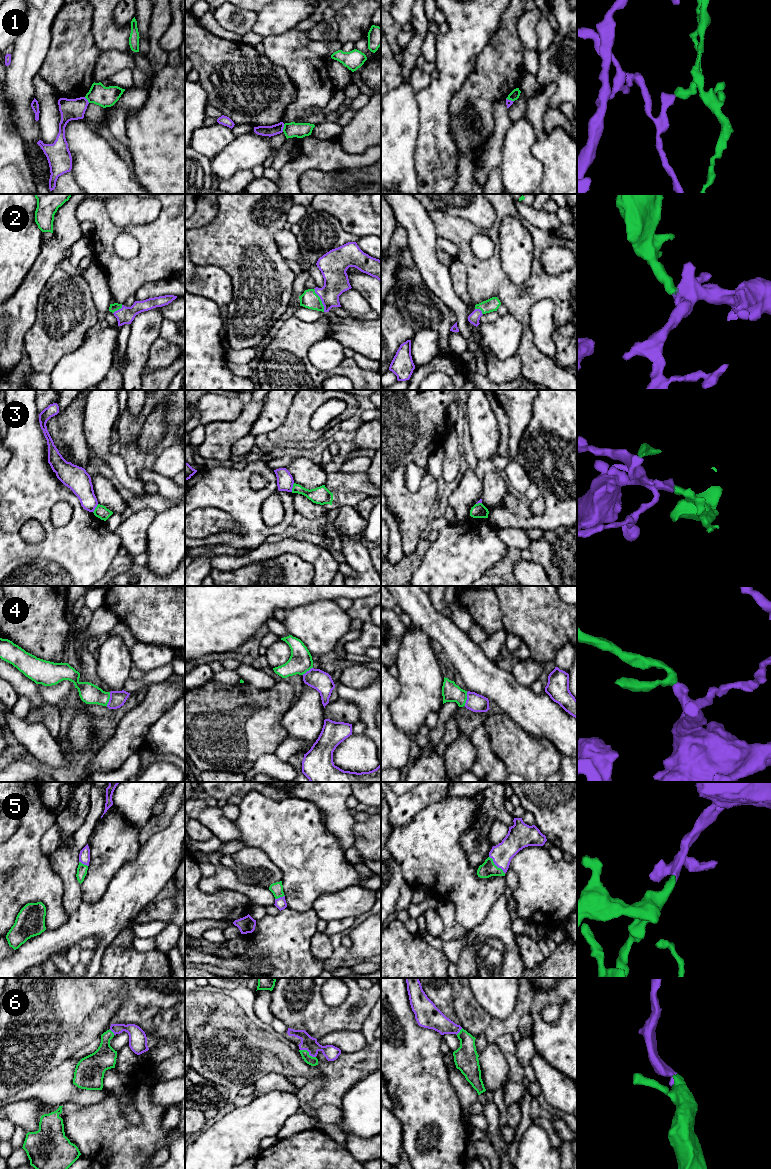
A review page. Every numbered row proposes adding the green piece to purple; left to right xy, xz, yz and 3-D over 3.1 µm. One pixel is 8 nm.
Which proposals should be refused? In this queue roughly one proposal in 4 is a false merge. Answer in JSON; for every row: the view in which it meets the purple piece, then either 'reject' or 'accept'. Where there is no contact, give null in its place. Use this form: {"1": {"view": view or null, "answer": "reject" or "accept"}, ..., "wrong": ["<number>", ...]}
{"1": {"view": "xz", "answer": "reject"}, "2": {"view": "xz", "answer": "accept"}, "3": {"view": "xz", "answer": "reject"}, "4": {"view": "xy", "answer": "accept"}, "5": {"view": "yz", "answer": "accept"}, "6": {"view": "xz", "answer": "accept"}, "wrong": ["1", "3"]}

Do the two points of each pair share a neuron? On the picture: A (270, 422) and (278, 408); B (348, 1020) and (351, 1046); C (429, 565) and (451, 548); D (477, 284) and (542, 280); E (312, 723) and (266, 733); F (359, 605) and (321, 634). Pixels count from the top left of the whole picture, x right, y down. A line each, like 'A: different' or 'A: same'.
A: same
B: different
C: same
D: same
E: different
F: different

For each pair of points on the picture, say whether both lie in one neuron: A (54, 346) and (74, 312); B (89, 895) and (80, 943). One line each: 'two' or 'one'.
A: one
B: two

